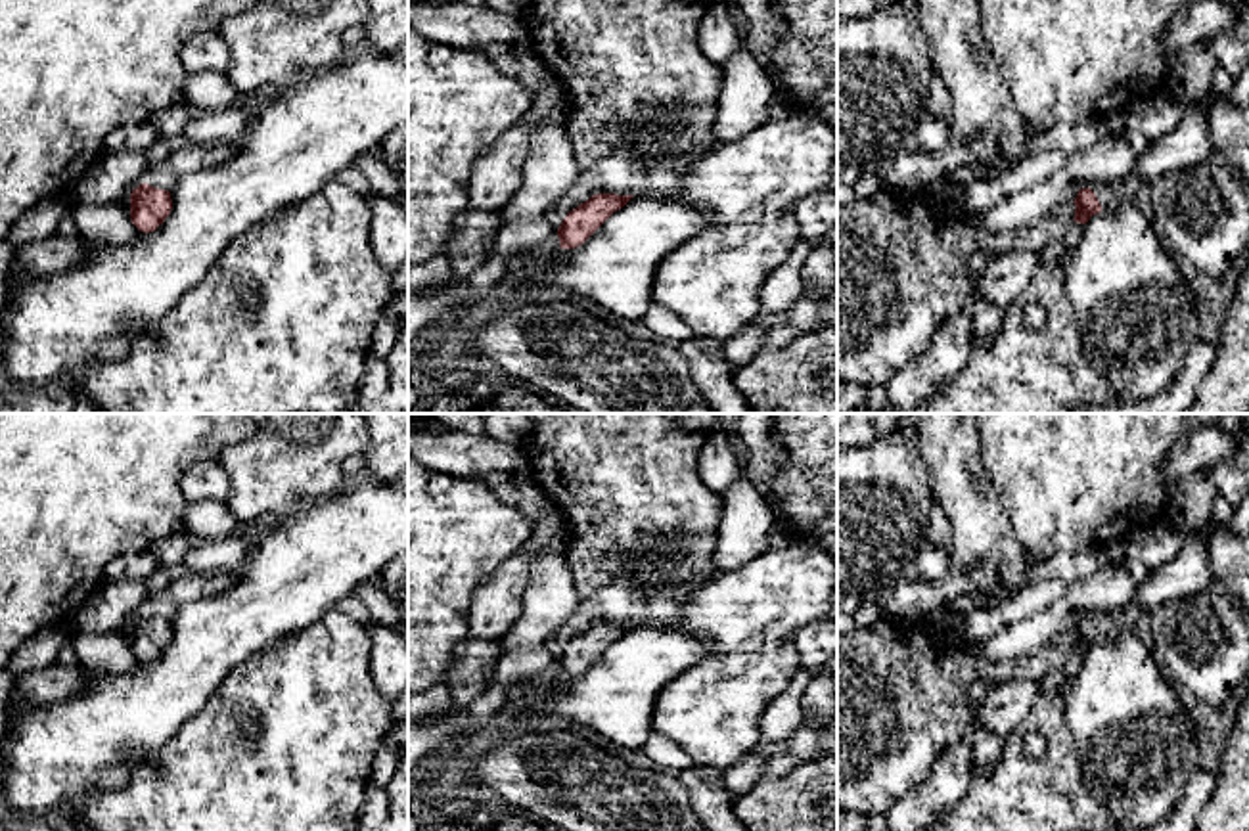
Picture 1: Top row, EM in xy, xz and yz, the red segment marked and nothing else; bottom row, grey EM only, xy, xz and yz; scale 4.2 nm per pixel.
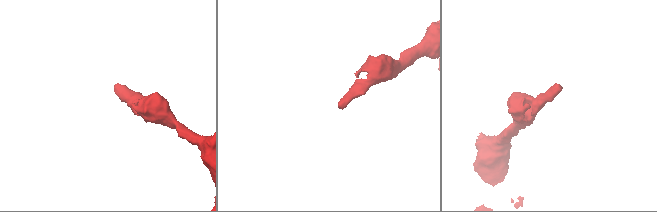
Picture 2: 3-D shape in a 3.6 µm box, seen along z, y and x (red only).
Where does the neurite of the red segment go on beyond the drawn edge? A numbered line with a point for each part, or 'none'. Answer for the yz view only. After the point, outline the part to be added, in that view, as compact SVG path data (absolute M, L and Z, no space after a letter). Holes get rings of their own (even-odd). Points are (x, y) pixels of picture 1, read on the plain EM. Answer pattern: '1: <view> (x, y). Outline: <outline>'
1: yz (1119, 621). Outline: M1130 601L1119 609L1094 613L1090 617L1098 626L1101 640L1109 640L1132 632L1140 615L1142 609L1134 601Z

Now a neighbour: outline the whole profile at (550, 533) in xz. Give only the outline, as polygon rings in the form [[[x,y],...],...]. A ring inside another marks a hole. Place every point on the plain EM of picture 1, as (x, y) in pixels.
[[[552,504],[548,517],[538,521],[531,532],[531,546],[536,550],[550,550],[565,559],[567,555],[567,525],[559,509]]]

